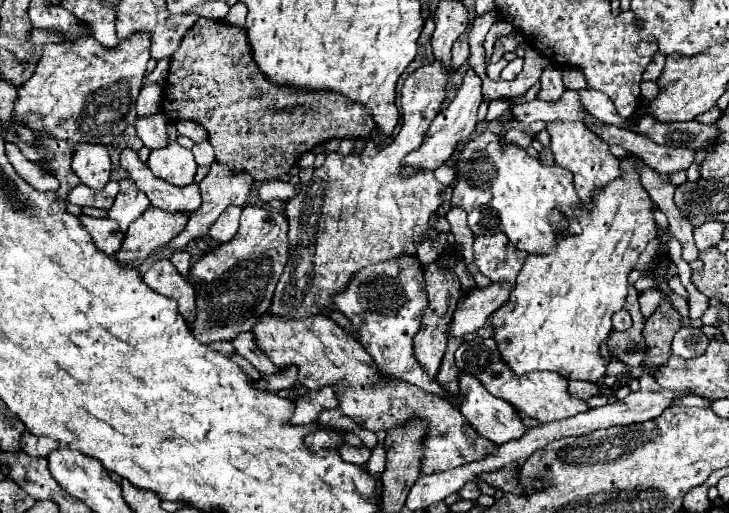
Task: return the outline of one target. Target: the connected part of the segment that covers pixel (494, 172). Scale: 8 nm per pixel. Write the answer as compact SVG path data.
M482 130L458 148L454 168L458 172L458 182L450 204L466 210L468 226L476 236L504 232L520 250L548 252L556 240L546 214L554 208L570 220L568 232L580 232L580 224L572 216L572 208L578 206L580 198L574 192L570 170L544 166L540 160L528 156L518 144L506 142L490 130Z

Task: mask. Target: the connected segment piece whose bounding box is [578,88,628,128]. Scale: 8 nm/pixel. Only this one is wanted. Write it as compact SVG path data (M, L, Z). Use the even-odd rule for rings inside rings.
M578 90L582 106L596 118L600 118L604 124L614 124L614 126L626 126L628 120L620 118L614 104L610 104L610 98L598 90Z

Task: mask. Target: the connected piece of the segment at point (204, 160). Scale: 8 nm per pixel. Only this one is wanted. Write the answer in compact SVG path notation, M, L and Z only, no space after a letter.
M204 140L200 144L194 144L192 154L194 154L194 160L196 160L198 166L210 166L214 162L214 150L212 150L208 140Z

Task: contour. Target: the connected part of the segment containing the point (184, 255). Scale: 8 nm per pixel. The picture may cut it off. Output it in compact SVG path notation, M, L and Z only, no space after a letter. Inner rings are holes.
M182 250L182 252L174 252L170 256L170 262L176 266L176 270L182 274L182 278L188 280L190 276L190 268L192 268L192 260L190 260L190 252Z

